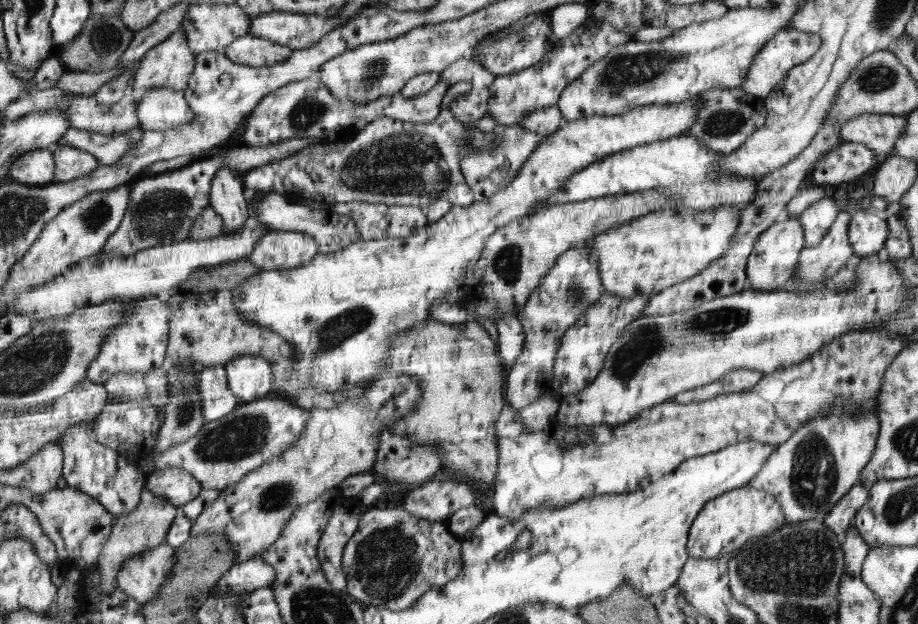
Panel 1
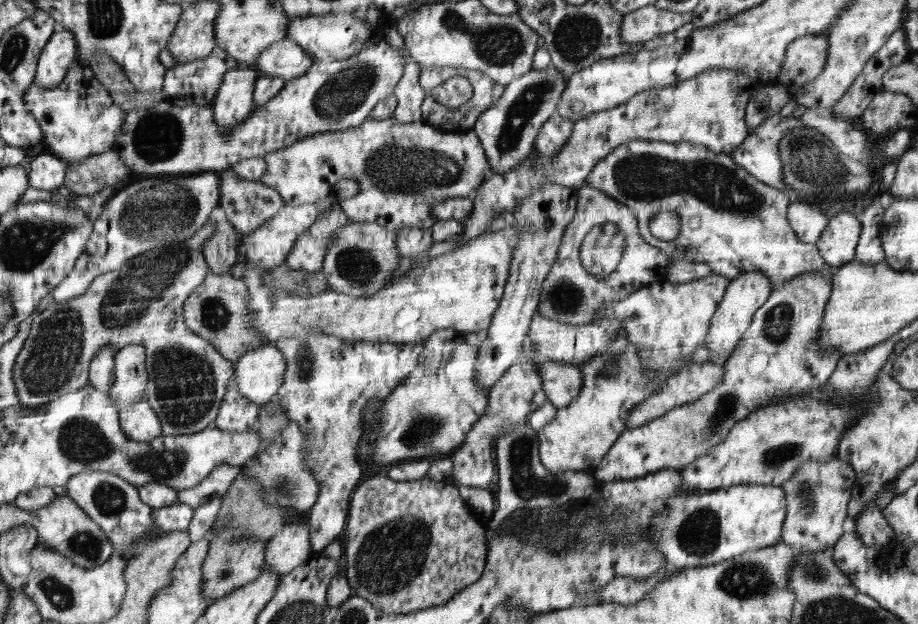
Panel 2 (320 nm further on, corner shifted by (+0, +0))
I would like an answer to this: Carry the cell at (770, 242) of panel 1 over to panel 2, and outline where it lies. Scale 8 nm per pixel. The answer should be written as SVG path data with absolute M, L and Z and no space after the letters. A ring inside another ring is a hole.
M759 272L743 273L738 278L732 279L731 285L727 286L723 300L714 316L710 320L707 330L707 346L712 348L712 363L722 365L728 360L728 355L736 349L739 342L746 335L755 313L768 300L772 292L769 278Z

